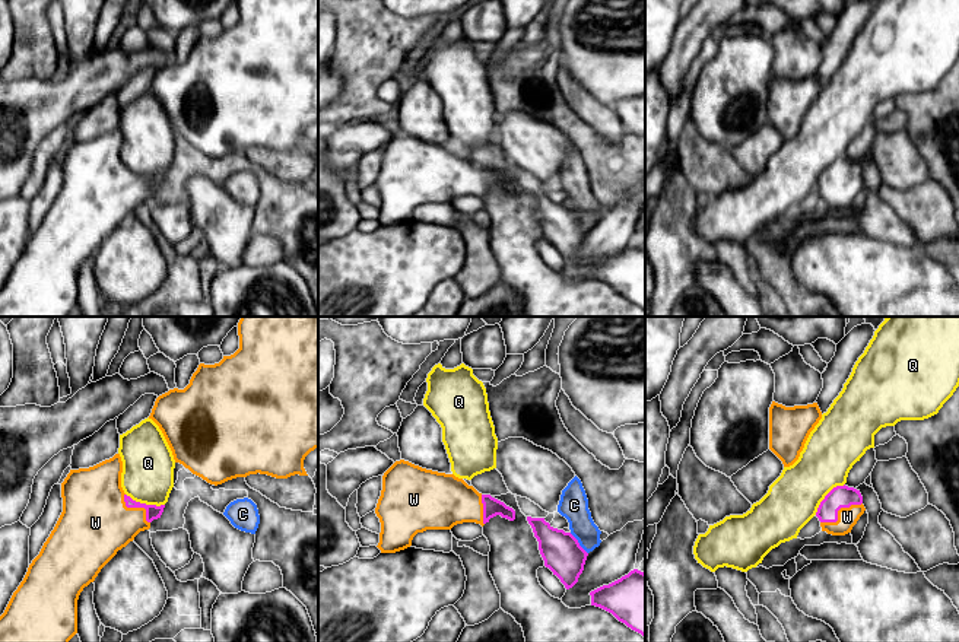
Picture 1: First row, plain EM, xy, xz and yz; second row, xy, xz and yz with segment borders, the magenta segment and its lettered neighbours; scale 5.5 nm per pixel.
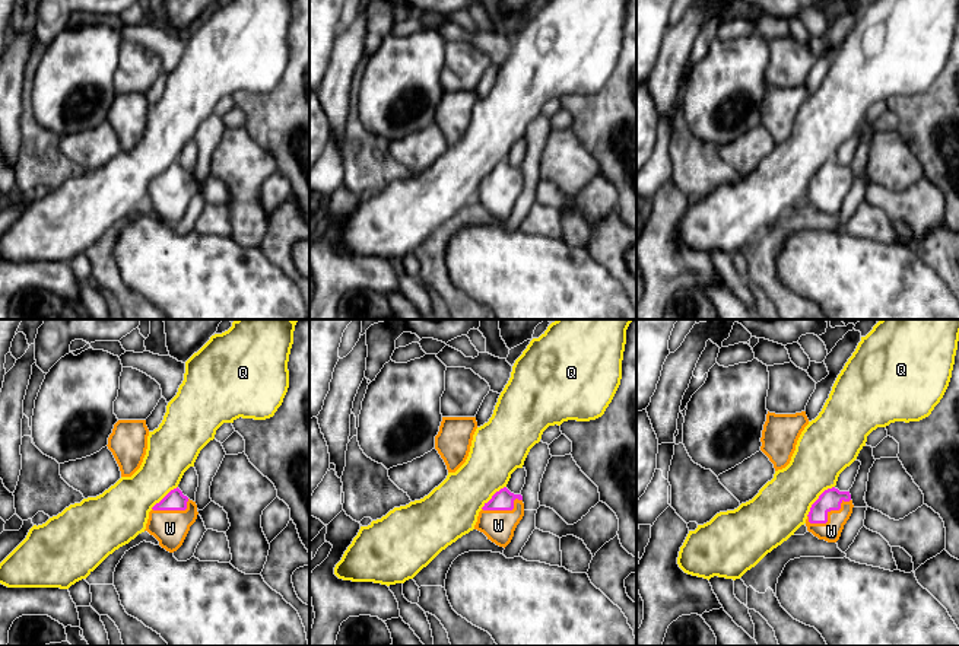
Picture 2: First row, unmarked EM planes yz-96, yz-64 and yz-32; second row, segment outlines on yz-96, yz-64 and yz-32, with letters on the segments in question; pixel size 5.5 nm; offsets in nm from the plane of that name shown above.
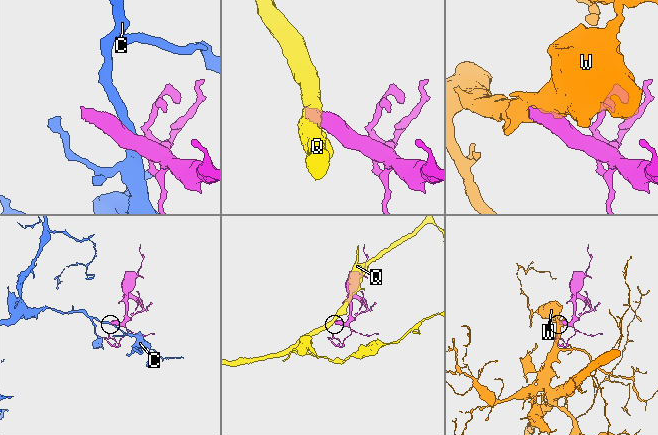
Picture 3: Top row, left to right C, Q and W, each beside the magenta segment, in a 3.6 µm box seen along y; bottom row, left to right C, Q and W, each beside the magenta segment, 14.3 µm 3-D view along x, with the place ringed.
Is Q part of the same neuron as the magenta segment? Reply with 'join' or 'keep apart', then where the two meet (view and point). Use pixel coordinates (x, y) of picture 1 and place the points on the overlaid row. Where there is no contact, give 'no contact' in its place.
keep apart | xy (145, 504)

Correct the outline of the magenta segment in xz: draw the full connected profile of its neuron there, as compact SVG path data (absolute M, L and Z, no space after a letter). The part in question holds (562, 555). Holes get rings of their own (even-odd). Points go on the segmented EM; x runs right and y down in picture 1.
M527 517L527 521L539 541L544 566L561 579L566 589L572 588L584 571L588 553L571 533L553 528L544 518Z

